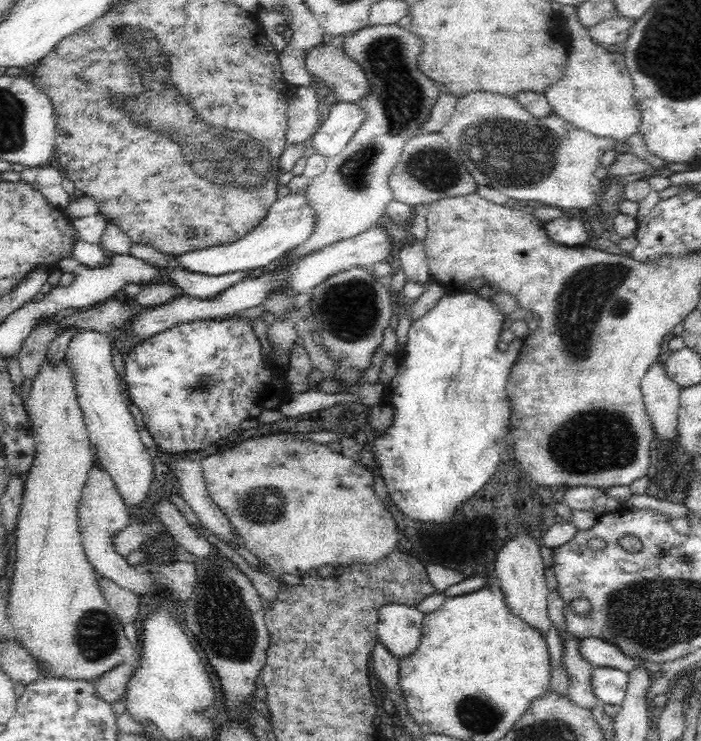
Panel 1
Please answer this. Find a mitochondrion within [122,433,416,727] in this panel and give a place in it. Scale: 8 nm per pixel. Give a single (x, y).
(225, 621)

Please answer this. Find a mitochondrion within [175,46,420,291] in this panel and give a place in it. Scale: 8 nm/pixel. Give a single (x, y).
(354, 169)

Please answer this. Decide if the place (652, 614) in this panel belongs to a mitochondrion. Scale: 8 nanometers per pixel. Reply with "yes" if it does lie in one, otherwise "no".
yes

